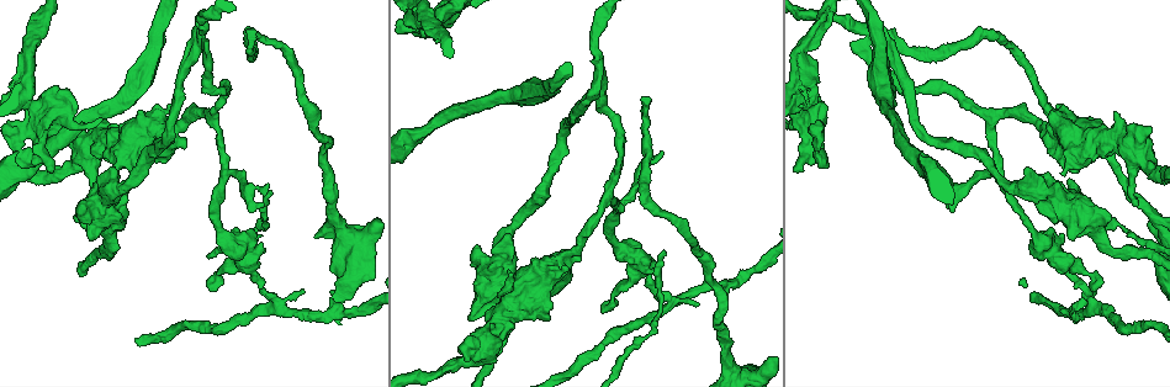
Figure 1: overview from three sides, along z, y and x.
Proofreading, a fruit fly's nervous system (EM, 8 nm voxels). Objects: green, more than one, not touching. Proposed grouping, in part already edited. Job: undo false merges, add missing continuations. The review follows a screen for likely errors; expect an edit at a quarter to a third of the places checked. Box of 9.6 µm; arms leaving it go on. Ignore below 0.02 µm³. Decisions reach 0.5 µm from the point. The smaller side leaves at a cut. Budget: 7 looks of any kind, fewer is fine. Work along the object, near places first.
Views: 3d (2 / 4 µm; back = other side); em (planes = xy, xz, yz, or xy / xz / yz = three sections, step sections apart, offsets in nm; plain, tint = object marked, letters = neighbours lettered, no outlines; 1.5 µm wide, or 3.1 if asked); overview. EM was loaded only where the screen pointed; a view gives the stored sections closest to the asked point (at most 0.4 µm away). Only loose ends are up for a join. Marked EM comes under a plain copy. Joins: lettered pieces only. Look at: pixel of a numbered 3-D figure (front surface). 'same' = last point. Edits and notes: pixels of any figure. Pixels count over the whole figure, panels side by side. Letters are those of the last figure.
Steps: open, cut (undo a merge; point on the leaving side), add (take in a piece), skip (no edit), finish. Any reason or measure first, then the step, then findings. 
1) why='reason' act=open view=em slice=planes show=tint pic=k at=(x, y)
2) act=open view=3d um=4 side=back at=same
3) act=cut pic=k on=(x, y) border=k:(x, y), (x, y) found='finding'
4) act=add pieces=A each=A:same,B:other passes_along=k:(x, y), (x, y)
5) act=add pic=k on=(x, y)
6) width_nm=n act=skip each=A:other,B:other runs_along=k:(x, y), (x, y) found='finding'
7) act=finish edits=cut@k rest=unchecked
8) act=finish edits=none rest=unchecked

act=open view=em slice=planes show=letters pic=1 at=(38, 109)

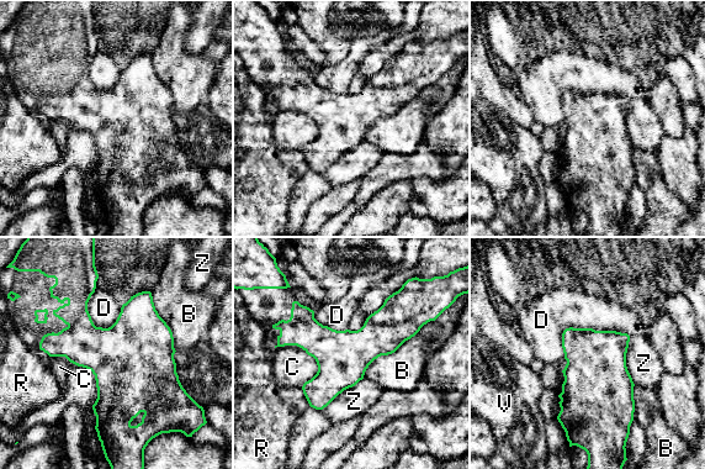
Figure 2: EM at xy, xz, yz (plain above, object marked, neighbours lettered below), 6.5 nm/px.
act=skip each=B:other,C:other,D:other,R:other,V:other,Z:other runs_along=2:(417, 326), (371, 341), (281, 337) found='one cell here'

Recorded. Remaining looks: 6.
why='end of a long branch' act=open view=em slice=planes show=tint pic=1 at=(891, 28)

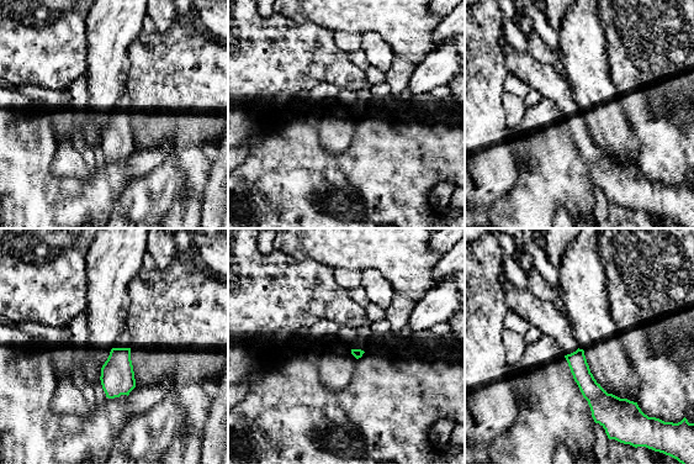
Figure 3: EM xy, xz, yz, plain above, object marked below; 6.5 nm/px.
why='see the neighbours' act=open view=em slice=planes show=letters at=same

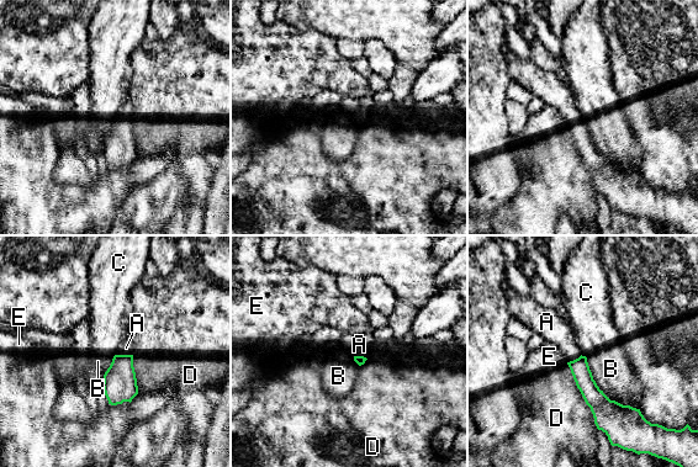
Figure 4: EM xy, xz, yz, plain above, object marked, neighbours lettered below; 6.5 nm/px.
longest_contact=B:480nm act=add pieces=A each=A:same,B:other,C:other,D:other,E:other passes_along=4:(120, 385), (125, 355), (126, 348) found='it goes on there'

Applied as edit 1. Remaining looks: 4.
act=open view=overview

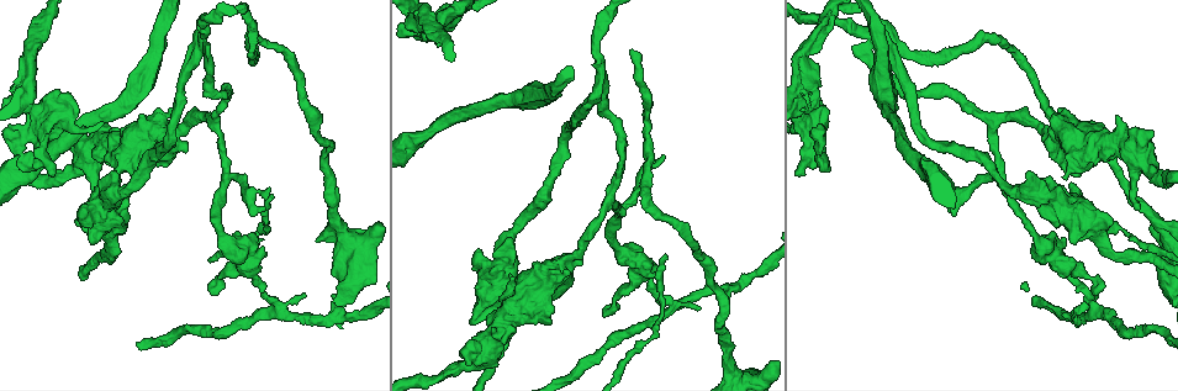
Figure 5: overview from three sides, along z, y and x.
why='branch point' act=open view=em slice=xz step=8 show=tint pic=5 at=(673, 303)

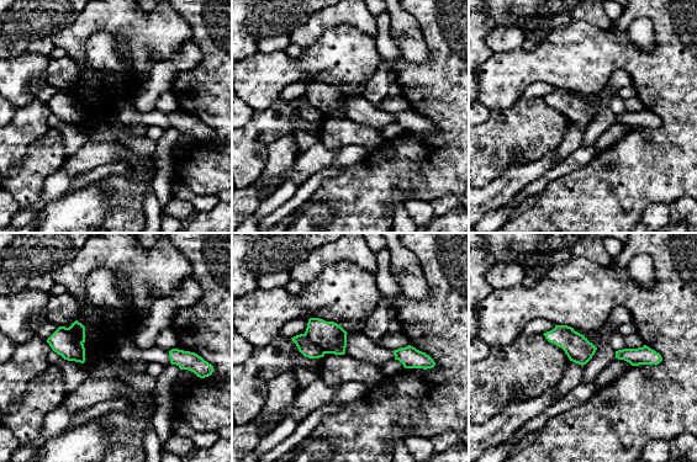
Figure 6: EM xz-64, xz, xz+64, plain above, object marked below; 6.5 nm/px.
why='another direction' act=open view=em slice=planes show=letters at=same

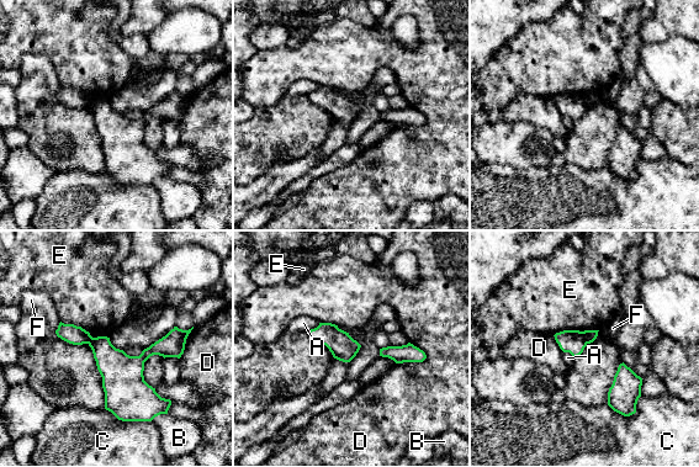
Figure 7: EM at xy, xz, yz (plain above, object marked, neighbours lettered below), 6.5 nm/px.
act=cut pic=7 on=(573, 341) each=A:other,B:other,C:other,D:other,E:other,F:other border=7:(581, 332), (587, 343) found='two cells meet here'

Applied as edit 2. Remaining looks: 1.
act=finish edits=add@4,cut@7 rest=unchecked

